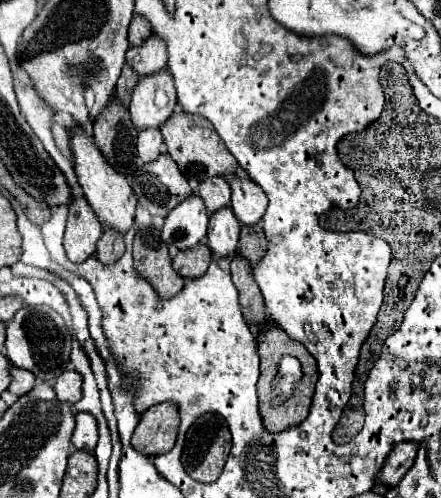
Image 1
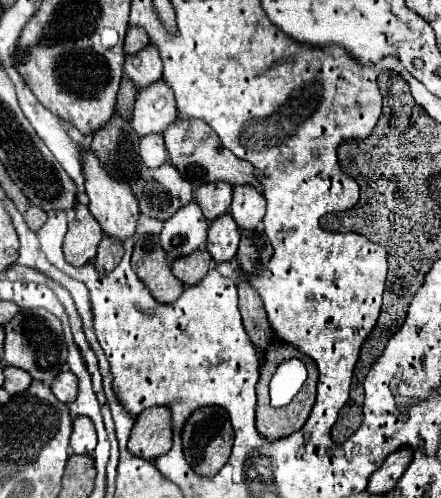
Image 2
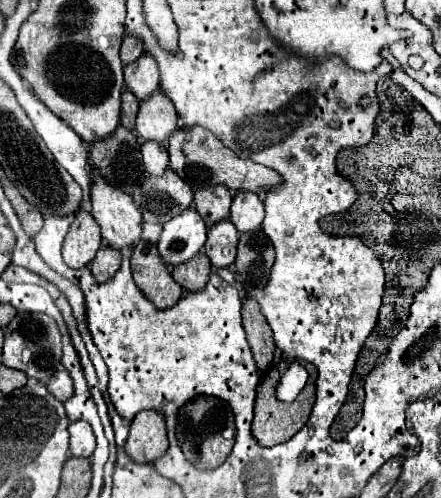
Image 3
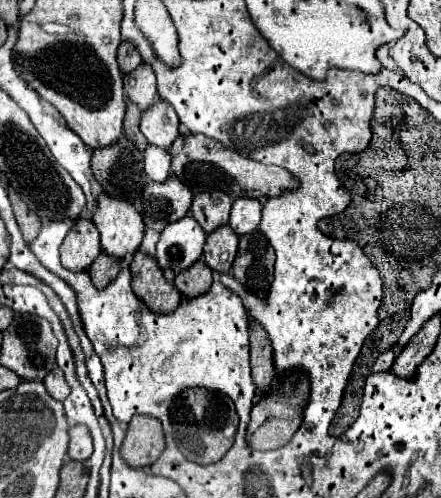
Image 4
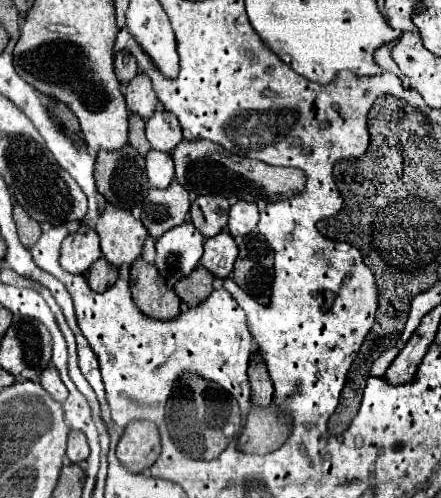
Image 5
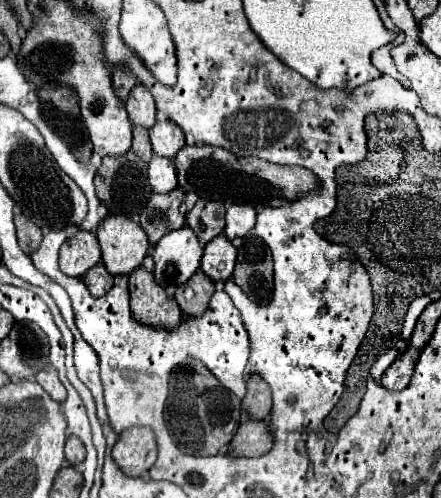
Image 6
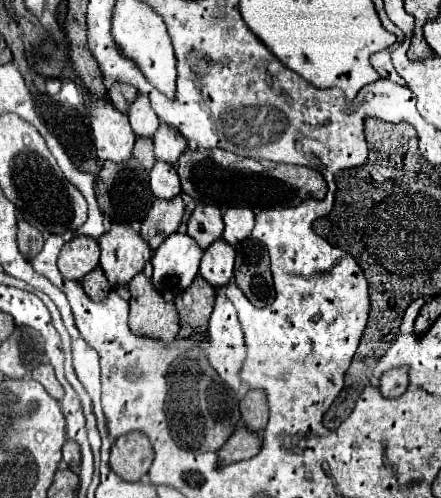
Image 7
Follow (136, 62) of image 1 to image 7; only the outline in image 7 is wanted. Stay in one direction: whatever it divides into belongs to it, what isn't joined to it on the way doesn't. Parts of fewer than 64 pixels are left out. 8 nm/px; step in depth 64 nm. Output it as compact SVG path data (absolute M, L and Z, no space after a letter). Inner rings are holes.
M138 96L134 100L134 104L130 106L130 112L128 112L128 118L130 118L130 126L138 138L152 138L156 134L156 128L160 126L146 96Z

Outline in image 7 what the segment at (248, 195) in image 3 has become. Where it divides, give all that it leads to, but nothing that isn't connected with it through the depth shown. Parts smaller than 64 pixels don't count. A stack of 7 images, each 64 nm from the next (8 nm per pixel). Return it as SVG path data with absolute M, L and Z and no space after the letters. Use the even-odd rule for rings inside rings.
M230 208L224 212L224 226L222 238L234 246L250 236L254 228L254 212L250 208Z

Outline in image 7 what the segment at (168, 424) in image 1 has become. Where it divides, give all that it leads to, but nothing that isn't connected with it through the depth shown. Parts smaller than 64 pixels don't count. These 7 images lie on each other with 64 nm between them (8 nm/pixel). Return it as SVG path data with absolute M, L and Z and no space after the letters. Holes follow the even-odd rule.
M140 432L120 436L110 450L110 468L128 482L142 480L142 476L146 476L146 472L150 470L152 460L152 446L148 444L148 438Z

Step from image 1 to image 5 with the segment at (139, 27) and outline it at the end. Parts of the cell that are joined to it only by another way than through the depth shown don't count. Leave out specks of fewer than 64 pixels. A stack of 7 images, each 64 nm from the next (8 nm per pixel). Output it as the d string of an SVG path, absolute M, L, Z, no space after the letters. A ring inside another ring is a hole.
M118 52L114 56L114 72L116 72L116 78L120 80L120 86L126 86L128 80L132 80L132 76L138 74L136 60L126 52Z

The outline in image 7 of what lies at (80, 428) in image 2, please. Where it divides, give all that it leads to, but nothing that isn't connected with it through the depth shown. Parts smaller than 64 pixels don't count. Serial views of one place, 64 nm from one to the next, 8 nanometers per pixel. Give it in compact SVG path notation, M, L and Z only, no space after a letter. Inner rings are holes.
M68 440L68 442L64 444L62 452L64 452L64 458L62 458L62 460L64 460L64 464L66 464L66 466L76 468L76 466L80 464L80 448L78 448L78 444L76 444L76 442Z

